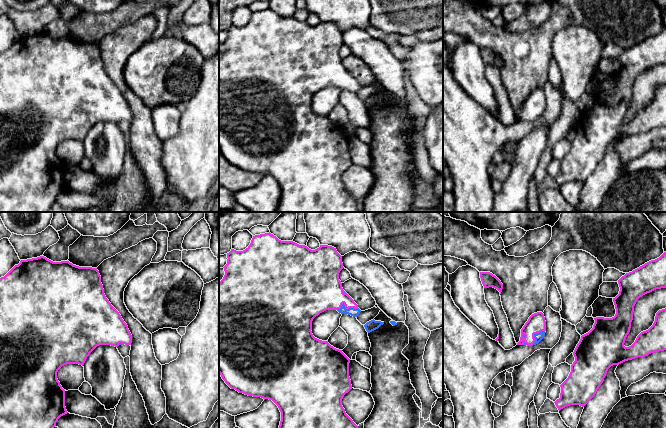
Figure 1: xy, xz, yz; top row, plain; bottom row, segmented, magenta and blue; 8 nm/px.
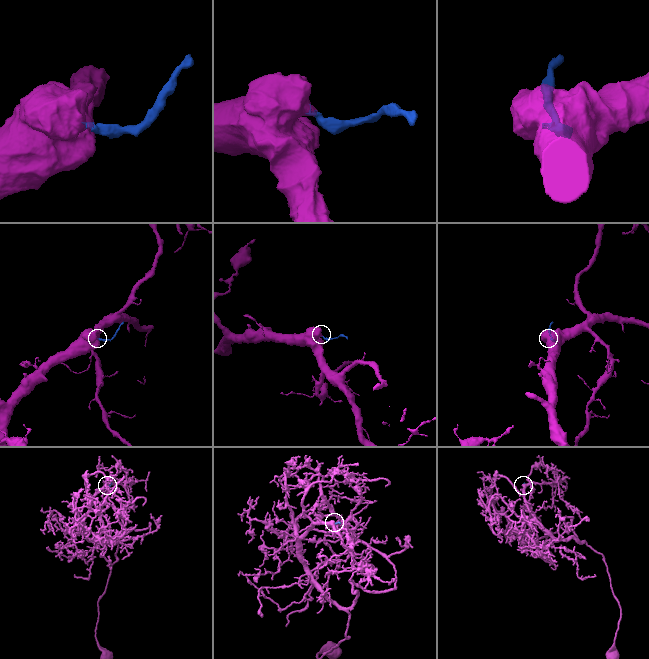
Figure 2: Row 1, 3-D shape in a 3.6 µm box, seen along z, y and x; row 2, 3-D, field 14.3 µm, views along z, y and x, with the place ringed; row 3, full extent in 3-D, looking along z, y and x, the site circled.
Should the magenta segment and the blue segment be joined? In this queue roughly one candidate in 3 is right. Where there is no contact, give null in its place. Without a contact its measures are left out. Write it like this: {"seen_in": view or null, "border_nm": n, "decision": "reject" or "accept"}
{"seen_in": "xz", "border_nm": 170, "decision": "accept"}

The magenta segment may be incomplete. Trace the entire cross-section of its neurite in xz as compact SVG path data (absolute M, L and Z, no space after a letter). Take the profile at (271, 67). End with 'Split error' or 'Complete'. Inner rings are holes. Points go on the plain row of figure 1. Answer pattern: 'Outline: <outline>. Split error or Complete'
Outline: M265 9L253 12L250 21L243 27L231 25L227 29L227 40L223 43L225 51L219 58L219 150L225 159L239 169L248 172L272 176L281 188L281 197L277 212L361 212L358 202L346 190L342 175L352 165L349 153L350 135L342 128L331 122L328 117L315 114L312 110L312 97L326 86L337 86L341 90L357 93L361 86L354 76L343 66L339 49L344 44L342 32L336 24L320 21L315 26L293 17L281 17L273 10Z. Split error

